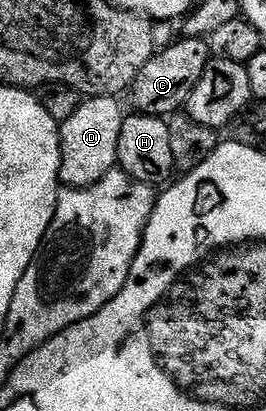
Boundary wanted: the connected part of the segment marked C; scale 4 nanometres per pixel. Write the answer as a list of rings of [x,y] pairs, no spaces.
[[[181,38],[178,44],[170,48],[154,51],[153,56],[139,70],[131,89],[133,104],[138,113],[143,116],[160,116],[168,118],[180,113],[189,100],[191,90],[195,90],[195,82],[203,78],[203,70],[207,70],[211,59],[208,39]]]

